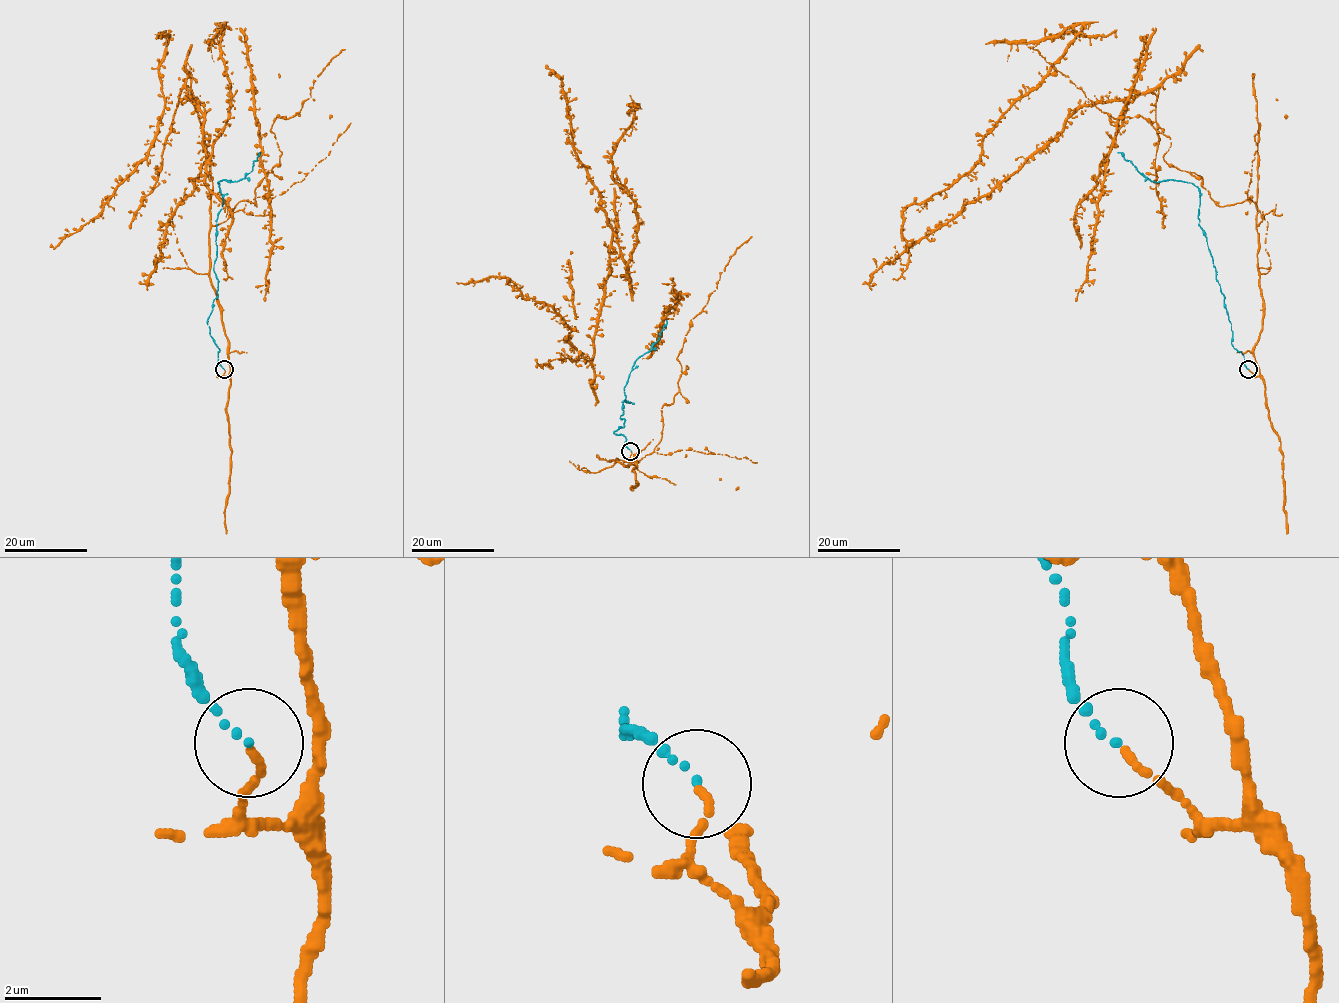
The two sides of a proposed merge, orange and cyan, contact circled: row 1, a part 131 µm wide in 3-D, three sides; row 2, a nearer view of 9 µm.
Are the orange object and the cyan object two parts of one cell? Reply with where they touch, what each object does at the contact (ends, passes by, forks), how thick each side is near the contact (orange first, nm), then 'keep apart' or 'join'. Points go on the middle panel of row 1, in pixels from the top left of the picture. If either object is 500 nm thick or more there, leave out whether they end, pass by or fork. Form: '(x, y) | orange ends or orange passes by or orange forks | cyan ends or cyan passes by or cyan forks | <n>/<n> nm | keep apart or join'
(630, 451) | orange ends | cyan ends | 140/100 nm | join

